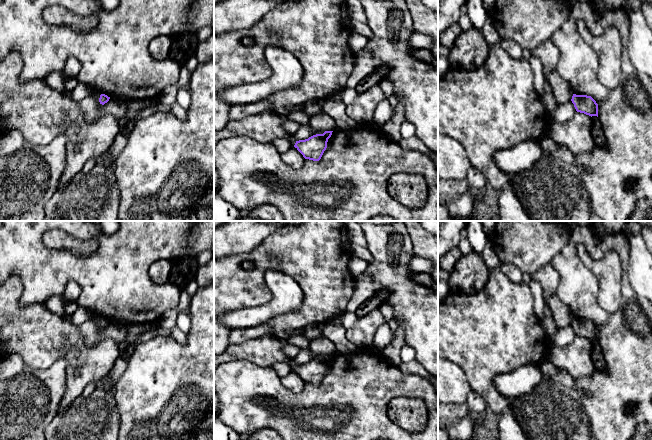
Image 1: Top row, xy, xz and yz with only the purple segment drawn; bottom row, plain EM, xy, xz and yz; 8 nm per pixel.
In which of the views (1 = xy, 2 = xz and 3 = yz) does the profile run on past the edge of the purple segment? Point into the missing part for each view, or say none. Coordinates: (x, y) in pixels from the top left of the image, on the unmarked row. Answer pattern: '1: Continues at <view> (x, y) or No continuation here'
1: No continuation here
2: No continuation here
3: No continuation here

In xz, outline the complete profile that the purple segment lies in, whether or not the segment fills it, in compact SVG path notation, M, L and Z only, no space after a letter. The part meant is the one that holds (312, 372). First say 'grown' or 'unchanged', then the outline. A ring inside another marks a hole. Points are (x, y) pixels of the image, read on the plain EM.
unchanged; M325 355L323 358L316 358L308 363L296 365L294 371L305 383L319 385L327 372L327 366L332 356Z

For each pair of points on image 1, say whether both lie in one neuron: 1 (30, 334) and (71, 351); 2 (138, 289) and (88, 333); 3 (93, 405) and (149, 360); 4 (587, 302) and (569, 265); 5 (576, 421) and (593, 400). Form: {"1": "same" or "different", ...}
{"1": "same", "2": "different", "3": "different", "4": "same", "5": "different"}

